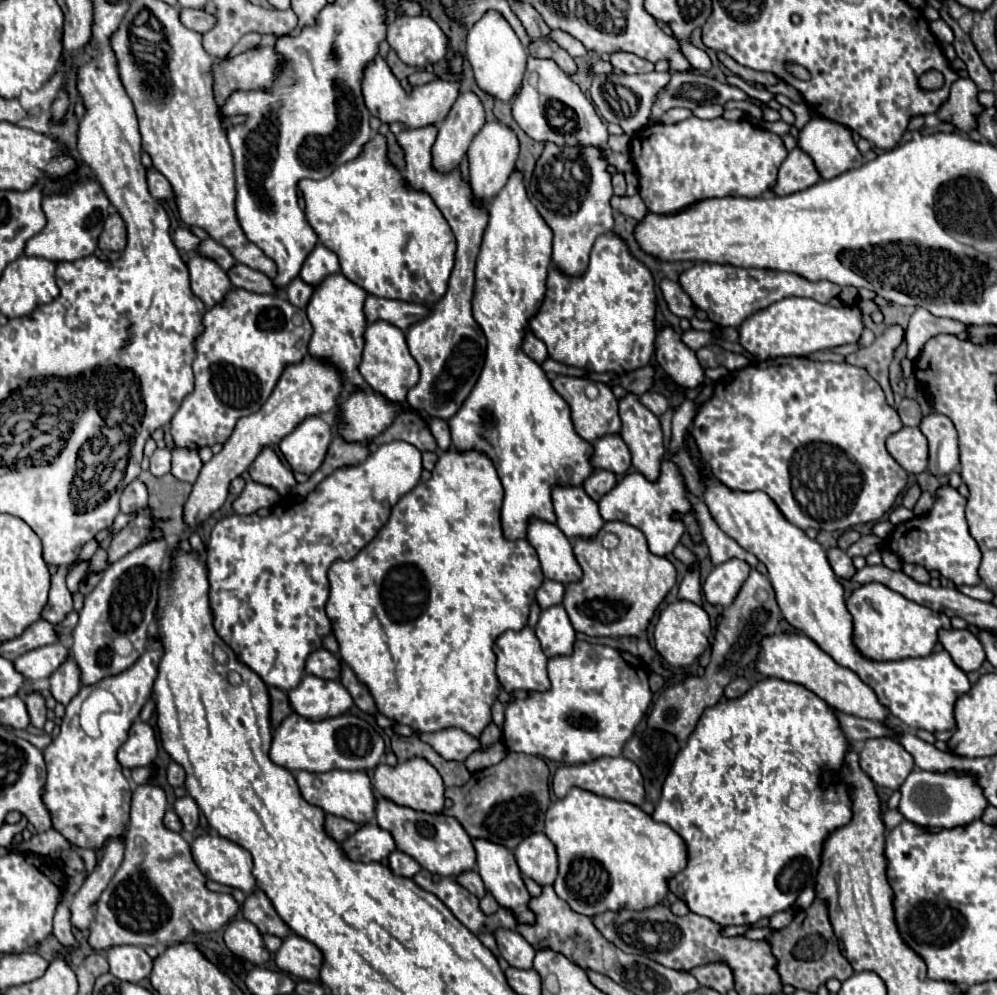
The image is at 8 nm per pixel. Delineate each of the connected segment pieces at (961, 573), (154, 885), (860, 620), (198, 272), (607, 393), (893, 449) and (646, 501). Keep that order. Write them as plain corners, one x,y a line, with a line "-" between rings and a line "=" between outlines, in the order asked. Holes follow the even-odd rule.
943,486
937,490
939,500
933,504
929,514
915,516
909,522
895,526
893,534
887,540
887,546
903,560
911,564
919,564
925,570
937,570
941,576
949,578
951,582
975,586
981,584
979,578
979,564
981,552
977,542
971,538
965,520
965,498
951,486
=
141,784
133,790
131,800
131,820
125,830
125,858
111,878
109,886
103,890
97,902
95,924
91,926
89,946
93,950
107,950
117,944
133,944
133,946
171,946
185,940
193,932
215,932
225,926
237,912
239,904
231,894
209,892
205,888
205,876
197,868
189,844
181,838
179,832
171,832
163,824
163,816
167,812
167,798
163,788
157,784
-
135,838
143,838
143,844
135,844
=
877,582
857,588
849,596
847,608
853,614
853,642
857,650
871,660
901,660
929,656
933,646
937,644
937,632
941,628
951,628
951,620
945,614
911,602
=
193,252
187,268
191,276
191,288
205,302
207,308
221,302
223,296
231,290
227,272
217,262
211,262
211,258
203,258
203,254
=
555,376
555,378
551,380
551,384
553,384
553,388
565,398
565,402
569,404
575,430
577,430
577,434
579,434
583,440
595,442
597,438
605,436
605,434
617,434
617,432
621,430
621,422
619,422
619,414
617,414
617,398
613,396
611,388
605,386
603,382
597,382
599,396
597,396
595,400
589,400
589,398
585,396
585,388
591,384
589,380
571,378
571,376
=
901,428
887,438
889,454
909,474
921,474
927,468
927,438
919,428
=
669,458
661,460
661,474
655,482
647,480
641,472
629,472
615,484
613,490
609,490
599,500
599,512
603,520
621,520
635,528
639,528
649,544
649,550
657,556
667,556
673,552
675,544
685,534
685,524
681,518
673,518
675,514
689,514
691,502
687,498
685,478
675,462

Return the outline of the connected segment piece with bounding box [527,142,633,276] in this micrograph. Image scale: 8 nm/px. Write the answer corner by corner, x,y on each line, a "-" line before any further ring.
553,142
545,144
543,154
539,156
531,182
527,186
527,194
547,226
553,230
553,264
561,268
565,274
581,276
589,264
589,252
593,248
593,242
599,234
609,232
613,228
613,210
611,210
611,198
613,198
613,184
611,184
611,172
607,170
613,166
621,174
633,170
629,154
613,152
609,146
599,150
599,146
573,146
577,150
563,150
555,146

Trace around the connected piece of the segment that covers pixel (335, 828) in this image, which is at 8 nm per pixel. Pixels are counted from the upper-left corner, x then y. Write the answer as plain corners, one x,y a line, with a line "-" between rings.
333,814
325,816
325,828
327,828
329,836
333,836
337,842
343,842
343,838
349,838
361,826
363,824
357,824
357,822
351,822
347,818
339,818
339,816
333,816

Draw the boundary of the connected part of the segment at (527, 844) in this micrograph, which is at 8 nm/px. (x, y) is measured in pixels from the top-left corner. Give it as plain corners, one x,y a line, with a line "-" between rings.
545,834
527,836
517,848
515,858
521,874
535,880
539,886
553,884
557,878
557,854
553,842

